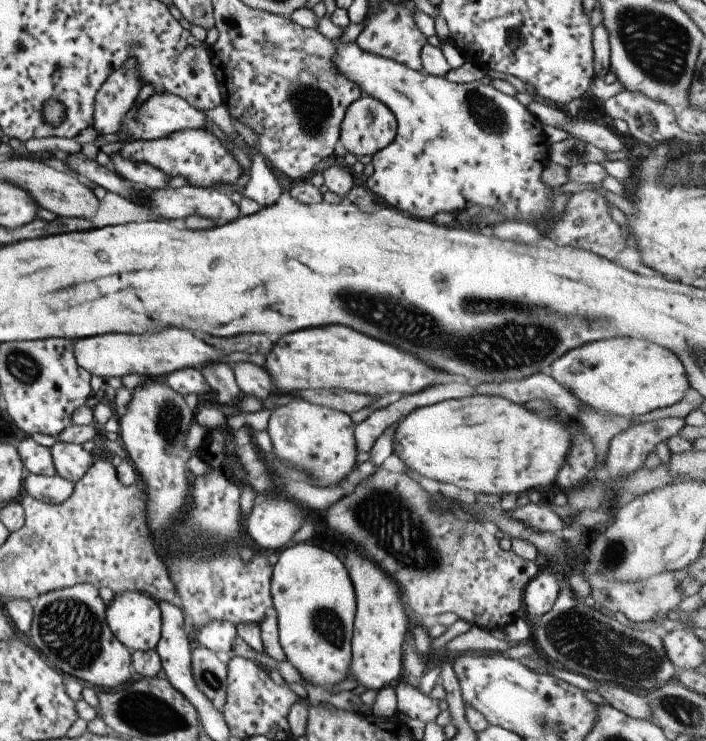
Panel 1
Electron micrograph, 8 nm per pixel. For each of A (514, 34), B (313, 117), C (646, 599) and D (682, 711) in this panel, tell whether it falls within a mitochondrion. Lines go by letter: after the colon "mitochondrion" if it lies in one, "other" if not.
A: other
B: mitochondrion
C: mitochondrion
D: mitochondrion

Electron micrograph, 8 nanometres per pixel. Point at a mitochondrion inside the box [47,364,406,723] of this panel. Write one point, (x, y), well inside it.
(168, 419)

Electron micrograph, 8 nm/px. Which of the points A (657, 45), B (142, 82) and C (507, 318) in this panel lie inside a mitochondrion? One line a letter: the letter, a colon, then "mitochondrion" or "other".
A: mitochondrion
B: other
C: mitochondrion

